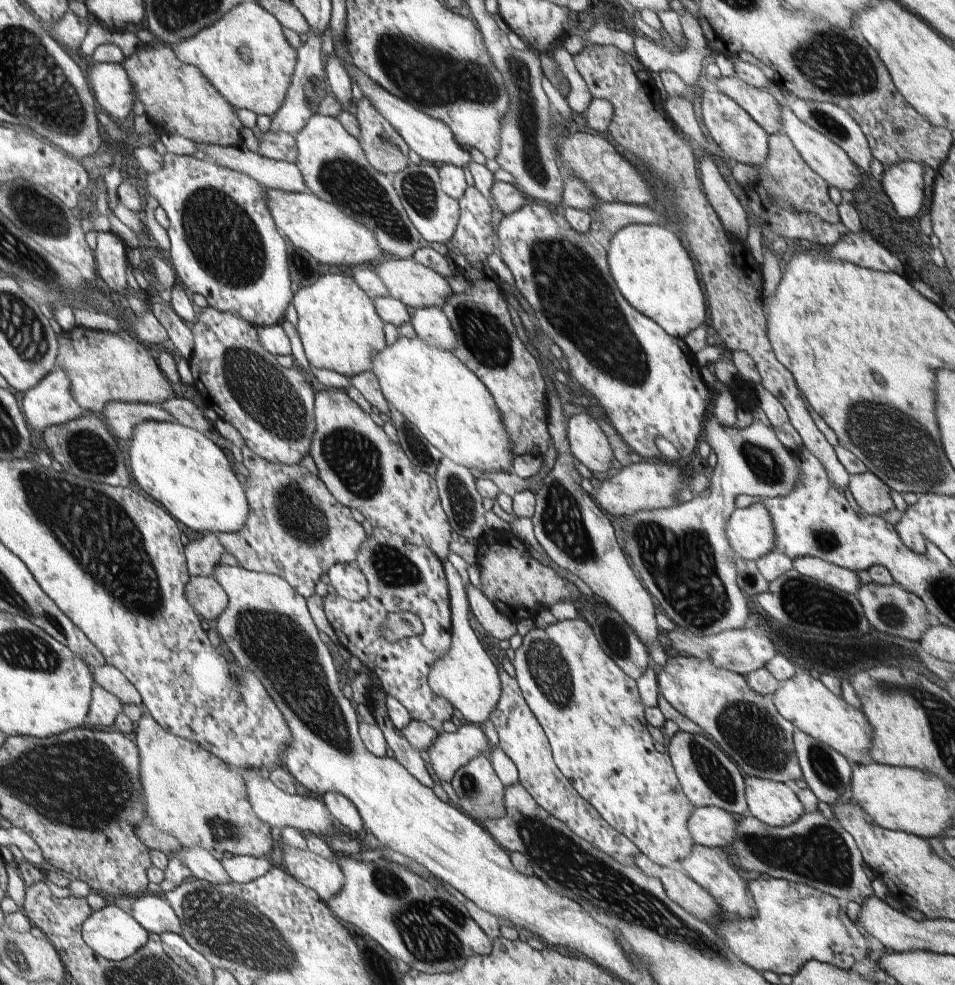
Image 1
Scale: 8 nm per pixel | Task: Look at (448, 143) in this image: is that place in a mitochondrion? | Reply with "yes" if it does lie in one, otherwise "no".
no

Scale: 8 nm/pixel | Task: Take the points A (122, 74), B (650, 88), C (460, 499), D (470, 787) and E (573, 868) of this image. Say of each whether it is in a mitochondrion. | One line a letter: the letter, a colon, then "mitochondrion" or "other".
A: other
B: other
C: mitochondrion
D: mitochondrion
E: mitochondrion

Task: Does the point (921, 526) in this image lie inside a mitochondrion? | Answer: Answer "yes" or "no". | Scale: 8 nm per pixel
no

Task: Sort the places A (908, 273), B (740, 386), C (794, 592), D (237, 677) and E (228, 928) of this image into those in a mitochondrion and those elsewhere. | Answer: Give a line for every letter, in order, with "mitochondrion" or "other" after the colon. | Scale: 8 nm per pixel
A: other
B: other
C: mitochondrion
D: mitochondrion
E: mitochondrion

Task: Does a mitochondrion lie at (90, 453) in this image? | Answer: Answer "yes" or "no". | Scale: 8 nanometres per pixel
yes

